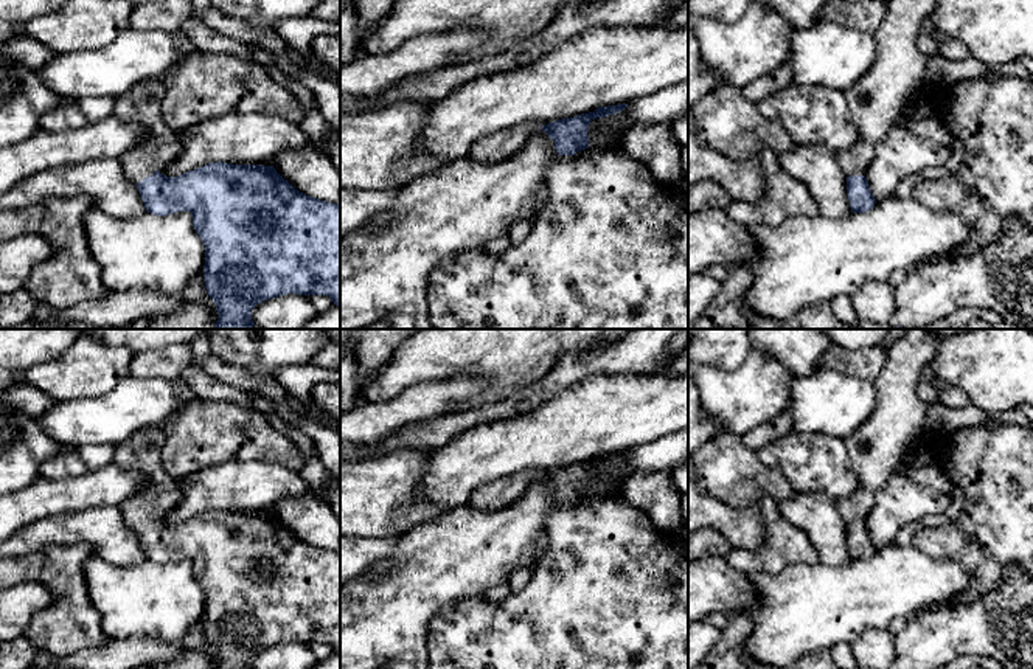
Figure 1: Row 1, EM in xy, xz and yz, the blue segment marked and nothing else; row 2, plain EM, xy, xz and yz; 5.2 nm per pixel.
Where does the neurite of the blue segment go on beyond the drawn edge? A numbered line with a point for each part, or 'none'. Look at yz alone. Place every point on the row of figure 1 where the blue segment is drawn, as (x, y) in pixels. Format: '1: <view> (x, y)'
1: yz (875, 103)

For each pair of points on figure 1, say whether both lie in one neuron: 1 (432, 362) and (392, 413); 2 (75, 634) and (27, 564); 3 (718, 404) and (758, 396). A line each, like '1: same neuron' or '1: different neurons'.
1: different neurons
2: same neuron
3: same neuron

